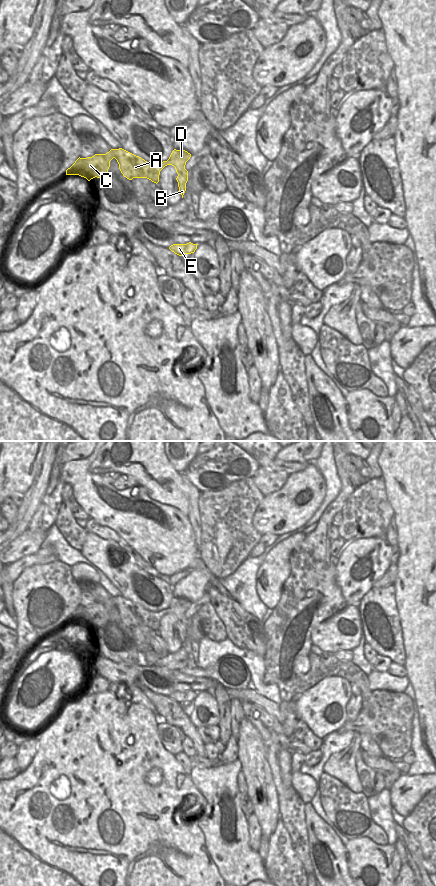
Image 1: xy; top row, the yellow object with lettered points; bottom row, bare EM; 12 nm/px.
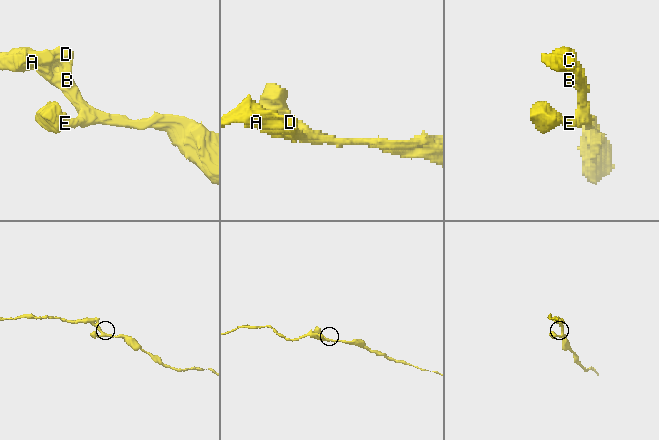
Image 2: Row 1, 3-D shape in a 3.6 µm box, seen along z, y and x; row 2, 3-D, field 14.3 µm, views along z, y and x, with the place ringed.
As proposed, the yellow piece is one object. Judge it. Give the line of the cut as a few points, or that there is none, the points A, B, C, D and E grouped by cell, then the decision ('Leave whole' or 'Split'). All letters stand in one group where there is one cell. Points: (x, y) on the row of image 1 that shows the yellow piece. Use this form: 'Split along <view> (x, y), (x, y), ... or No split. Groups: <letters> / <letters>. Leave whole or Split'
No split. Groups: A B C D E. Leave whole.

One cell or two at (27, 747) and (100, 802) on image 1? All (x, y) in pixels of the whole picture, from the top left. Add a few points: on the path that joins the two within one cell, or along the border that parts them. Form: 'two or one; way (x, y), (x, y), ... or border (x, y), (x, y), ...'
two; border (35, 735), (36, 754), (21, 772)

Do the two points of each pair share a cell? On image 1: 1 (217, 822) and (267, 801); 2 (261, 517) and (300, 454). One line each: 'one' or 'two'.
1: two
2: two

